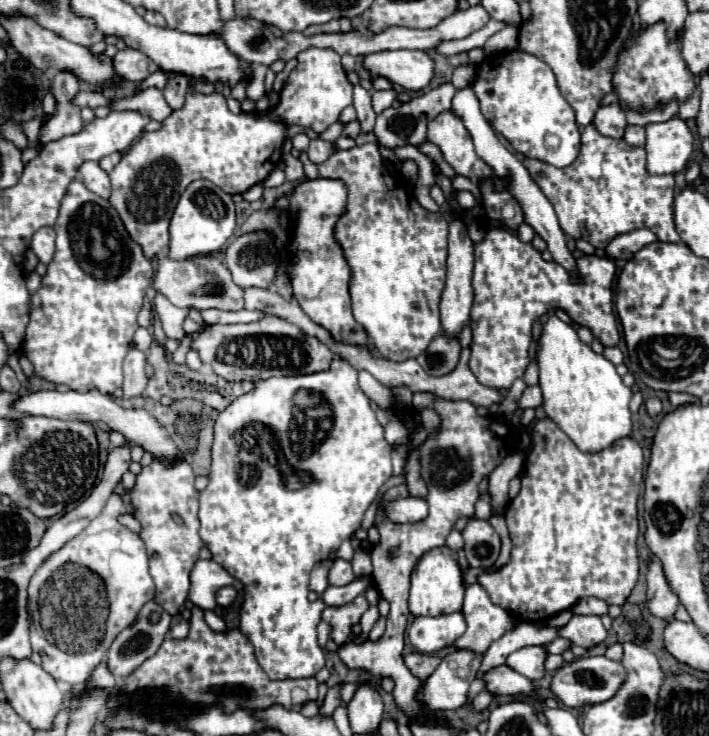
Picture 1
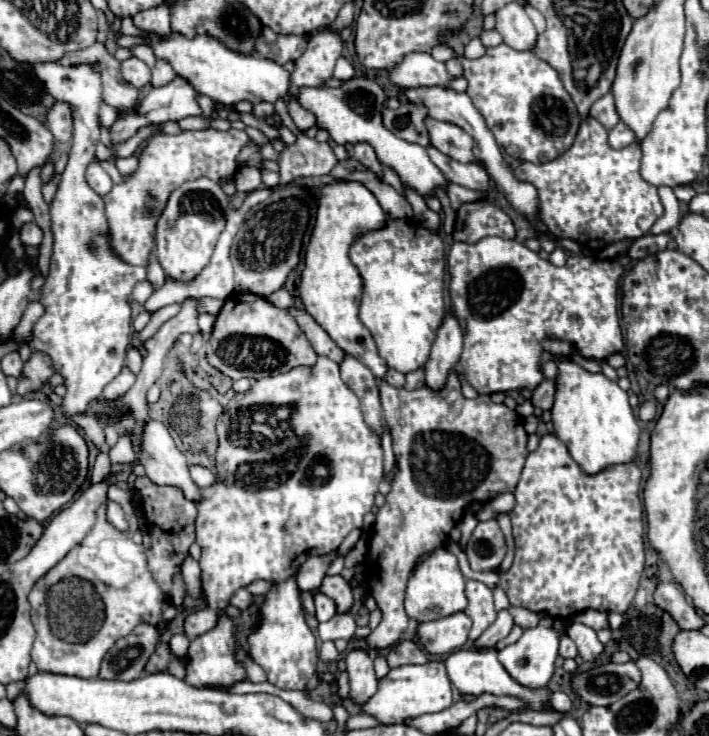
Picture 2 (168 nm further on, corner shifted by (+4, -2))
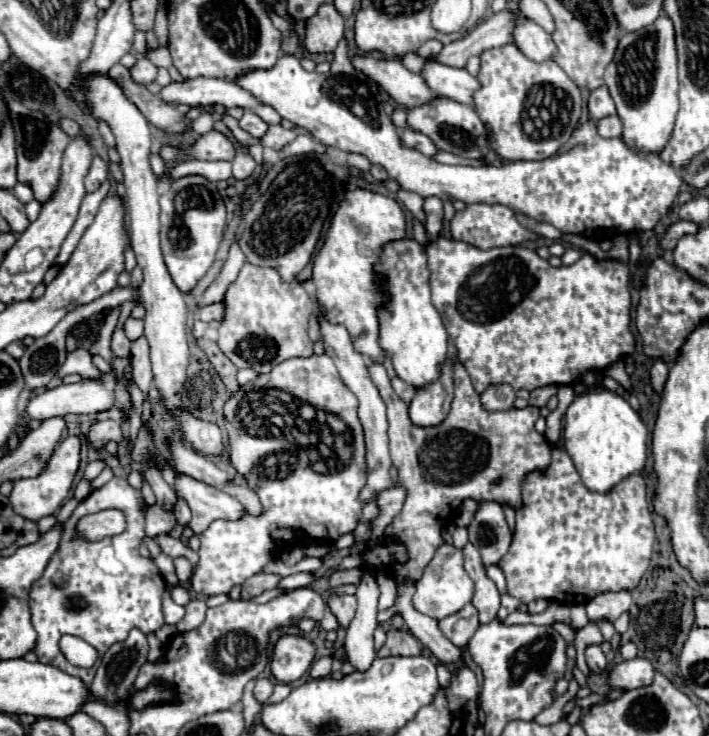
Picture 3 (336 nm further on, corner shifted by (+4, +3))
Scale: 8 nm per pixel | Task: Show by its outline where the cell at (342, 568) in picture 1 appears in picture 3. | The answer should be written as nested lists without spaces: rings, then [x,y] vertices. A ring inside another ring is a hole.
[[[332,593],[332,595],[328,597],[328,607],[330,607],[330,611],[336,615],[338,623],[340,623],[342,627],[348,627],[348,623],[352,621],[352,617],[354,617],[354,613],[356,613],[356,597]]]

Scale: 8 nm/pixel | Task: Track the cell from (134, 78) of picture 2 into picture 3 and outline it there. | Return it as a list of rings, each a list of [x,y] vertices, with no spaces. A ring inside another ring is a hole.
[[[142,57],[142,59],[138,59],[136,63],[134,63],[134,67],[130,69],[130,75],[132,75],[132,79],[136,81],[136,83],[142,83],[142,85],[148,85],[148,83],[152,83],[154,79],[156,79],[156,65],[154,63],[150,63],[146,57]]]

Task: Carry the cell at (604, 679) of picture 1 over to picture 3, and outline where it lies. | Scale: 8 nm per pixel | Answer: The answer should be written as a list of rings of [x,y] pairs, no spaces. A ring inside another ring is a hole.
[[[634,657],[608,669],[608,687],[618,691],[630,691],[642,685],[650,685],[652,677],[654,677],[652,663],[648,659]]]

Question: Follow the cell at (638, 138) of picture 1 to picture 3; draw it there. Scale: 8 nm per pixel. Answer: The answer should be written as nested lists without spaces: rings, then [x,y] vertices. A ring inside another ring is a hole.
[[[612,115],[612,117],[604,117],[598,121],[598,133],[602,137],[622,137],[622,121],[618,115]]]

